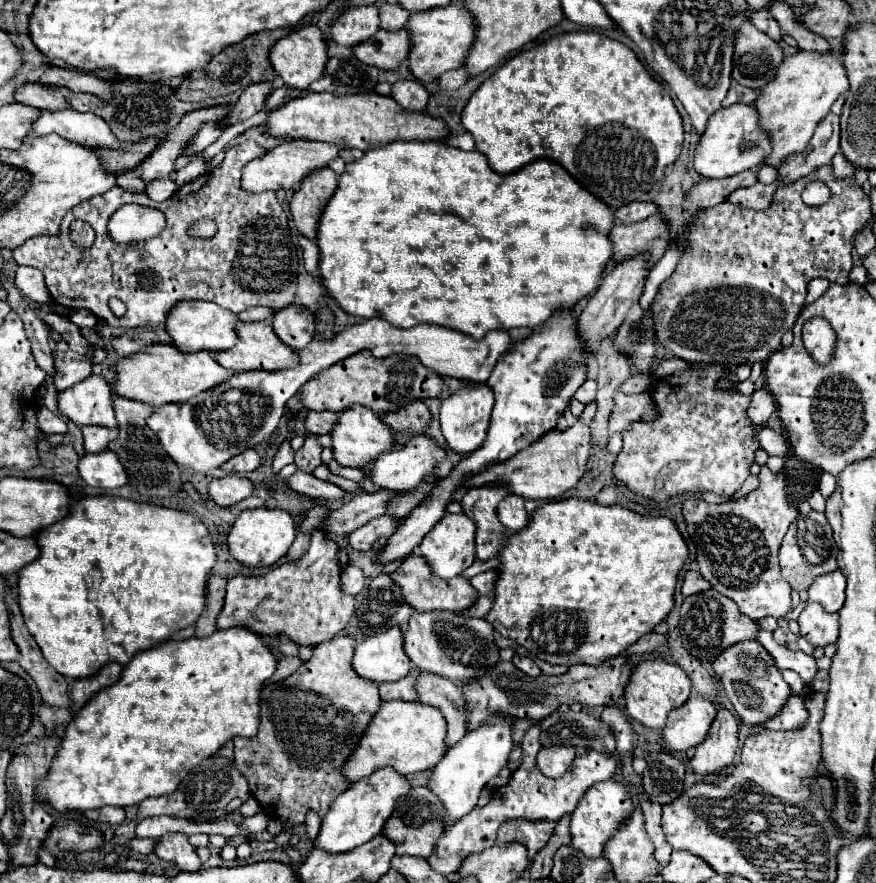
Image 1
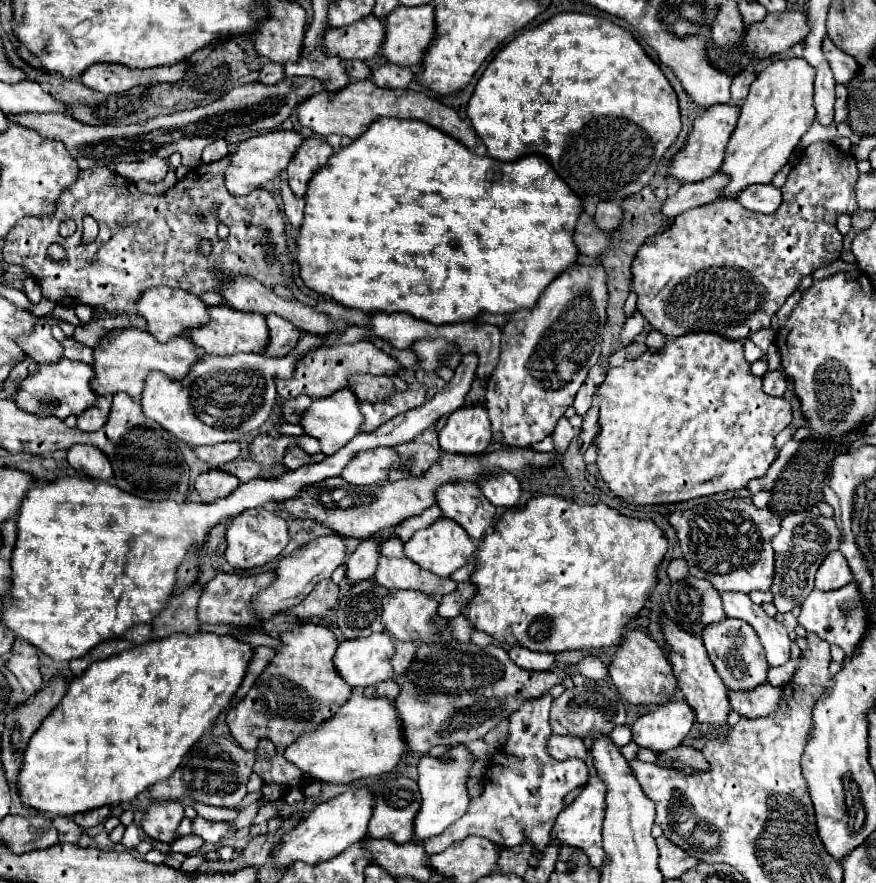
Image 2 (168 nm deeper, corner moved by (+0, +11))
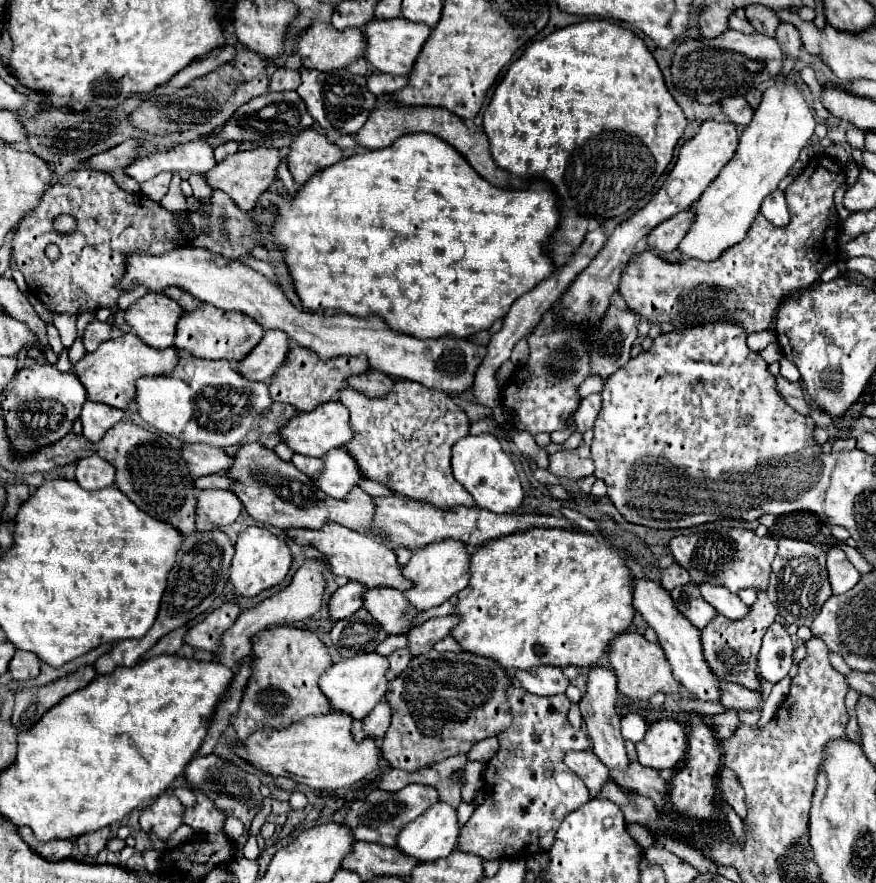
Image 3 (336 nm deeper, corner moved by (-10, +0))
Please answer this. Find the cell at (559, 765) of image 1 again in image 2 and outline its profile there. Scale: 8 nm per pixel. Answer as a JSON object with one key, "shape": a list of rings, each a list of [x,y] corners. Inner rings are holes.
{"shape":[[[552,734],[550,740],[548,740],[548,754],[556,760],[568,760],[568,758],[586,760],[588,748],[576,736],[556,736],[556,734]]]}

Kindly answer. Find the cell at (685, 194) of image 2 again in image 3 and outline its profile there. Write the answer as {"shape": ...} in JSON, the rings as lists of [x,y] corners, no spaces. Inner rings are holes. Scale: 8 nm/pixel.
{"shape":[[[688,207],[686,211],[680,211],[678,215],[674,215],[674,219],[668,219],[668,221],[660,223],[648,235],[648,245],[654,251],[660,251],[660,253],[674,251],[678,247],[678,243],[684,239],[686,229],[690,227],[692,221],[694,221],[694,211]]]}

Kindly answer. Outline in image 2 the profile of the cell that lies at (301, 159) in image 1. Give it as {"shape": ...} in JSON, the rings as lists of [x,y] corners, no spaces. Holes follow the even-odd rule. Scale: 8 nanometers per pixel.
{"shape":[[[272,130],[268,134],[260,134],[240,142],[230,156],[230,166],[224,172],[224,184],[228,192],[232,196],[246,196],[252,190],[260,188],[264,182],[274,180],[282,170],[286,170],[290,158],[294,156],[296,148],[300,148],[300,144],[302,144],[302,134],[284,130]]]}

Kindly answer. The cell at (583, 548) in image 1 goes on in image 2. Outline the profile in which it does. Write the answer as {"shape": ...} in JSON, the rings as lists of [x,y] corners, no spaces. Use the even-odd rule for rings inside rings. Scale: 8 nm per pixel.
{"shape":[[[536,496],[526,504],[524,510],[506,510],[502,514],[502,518],[496,522],[496,526],[484,534],[484,546],[480,550],[476,550],[476,554],[474,554],[476,566],[470,576],[470,582],[476,586],[476,594],[472,598],[472,604],[468,604],[460,614],[474,626],[474,630],[486,632],[488,636],[498,640],[498,644],[508,646],[508,648],[524,646],[528,650],[550,652],[550,654],[560,654],[560,652],[568,652],[568,650],[584,650],[584,648],[612,648],[612,646],[620,644],[624,626],[634,616],[638,616],[638,612],[642,610],[642,606],[646,602],[646,596],[654,590],[656,568],[662,562],[666,548],[668,548],[668,542],[662,536],[660,528],[654,526],[652,520],[626,518],[626,516],[618,514],[614,508],[608,508],[606,504],[590,506],[590,504],[576,504],[576,502],[570,502],[560,496]]]}

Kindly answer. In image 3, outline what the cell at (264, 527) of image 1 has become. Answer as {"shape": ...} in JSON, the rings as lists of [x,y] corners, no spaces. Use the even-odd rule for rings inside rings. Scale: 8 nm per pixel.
{"shape":[[[248,527],[246,531],[242,531],[238,535],[238,541],[234,547],[236,547],[236,553],[232,557],[230,581],[234,583],[234,587],[240,595],[254,597],[260,591],[272,587],[272,585],[278,585],[290,569],[292,553],[290,553],[288,543],[284,539],[280,539],[278,535],[270,533],[266,527]]]}

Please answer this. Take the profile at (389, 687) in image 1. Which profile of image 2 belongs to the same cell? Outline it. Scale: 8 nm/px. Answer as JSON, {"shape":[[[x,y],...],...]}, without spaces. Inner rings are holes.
{"shape":[[[394,680],[380,682],[380,684],[364,690],[366,696],[382,696],[382,698],[388,698],[388,700],[394,700],[398,696],[398,692],[400,692],[400,688],[396,688],[396,682]]]}

